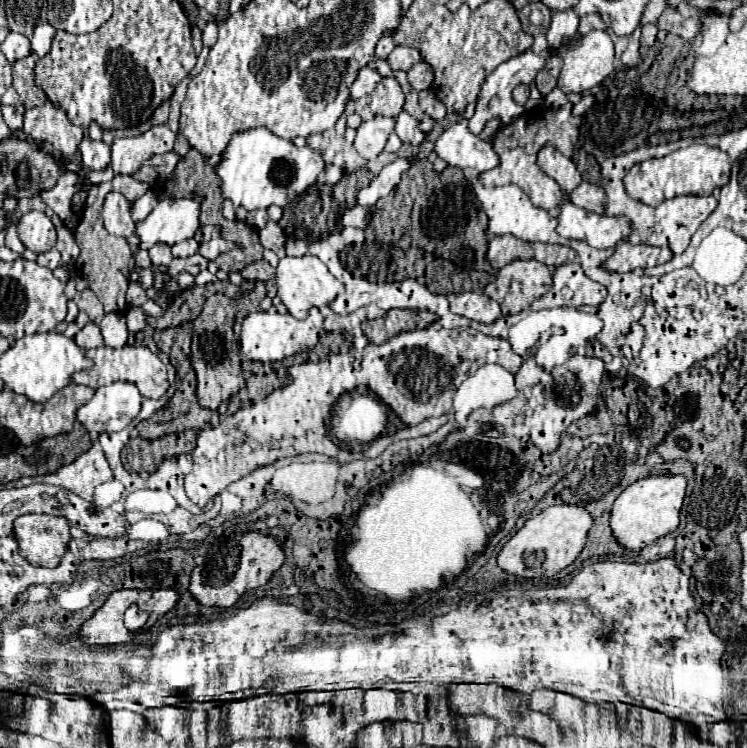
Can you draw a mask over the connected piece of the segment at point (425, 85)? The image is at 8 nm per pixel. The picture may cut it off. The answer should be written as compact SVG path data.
M419 61L415 63L411 69L409 69L409 85L415 89L415 91L423 91L423 89L429 89L431 83L433 83L433 75L431 75L431 67L425 63L425 61Z

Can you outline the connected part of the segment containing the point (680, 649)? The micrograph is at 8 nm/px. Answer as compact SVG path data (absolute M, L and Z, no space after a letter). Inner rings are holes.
M671 557L645 565L601 561L583 567L571 579L571 583L565 585L565 601L589 603L589 607L597 611L605 627L613 627L613 631L617 631L625 639L625 659L621 661L621 675L627 689L639 693L639 703L626 704L644 706L695 727L725 719L725 677L721 667L725 643L711 633L705 615L695 607L695 599L689 593L689 577L679 571Z

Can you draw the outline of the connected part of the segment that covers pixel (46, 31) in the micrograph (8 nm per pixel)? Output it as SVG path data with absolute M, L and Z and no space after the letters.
M43 23L43 25L37 25L37 27L35 27L35 33L33 33L33 37L31 37L31 45L33 45L33 51L35 51L39 57L43 57L43 55L49 53L53 35L55 35L55 29L53 29L49 23Z

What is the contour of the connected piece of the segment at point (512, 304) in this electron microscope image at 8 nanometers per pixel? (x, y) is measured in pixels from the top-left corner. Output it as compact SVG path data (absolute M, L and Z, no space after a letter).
M529 259L513 261L499 269L495 283L485 287L485 295L495 299L505 315L529 309L529 305L543 297L553 285L553 269Z

